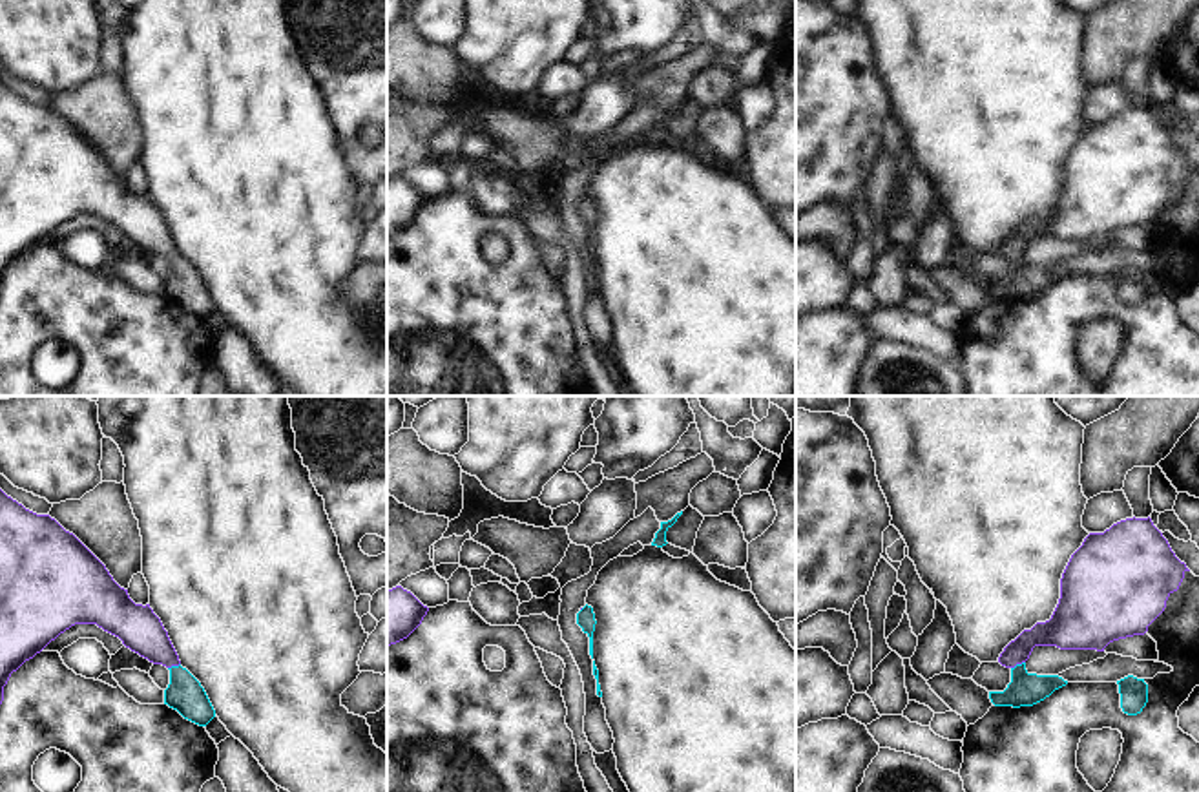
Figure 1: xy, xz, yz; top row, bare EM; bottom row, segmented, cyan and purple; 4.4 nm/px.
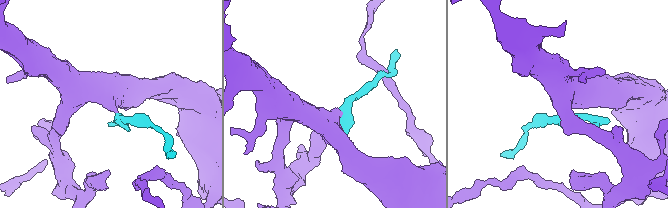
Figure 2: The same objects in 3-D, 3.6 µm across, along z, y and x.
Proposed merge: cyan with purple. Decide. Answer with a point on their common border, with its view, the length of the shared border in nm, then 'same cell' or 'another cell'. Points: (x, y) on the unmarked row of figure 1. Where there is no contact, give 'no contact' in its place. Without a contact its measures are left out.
meets cyan in yz at (1017, 256); contact 70 nm long; same cell

